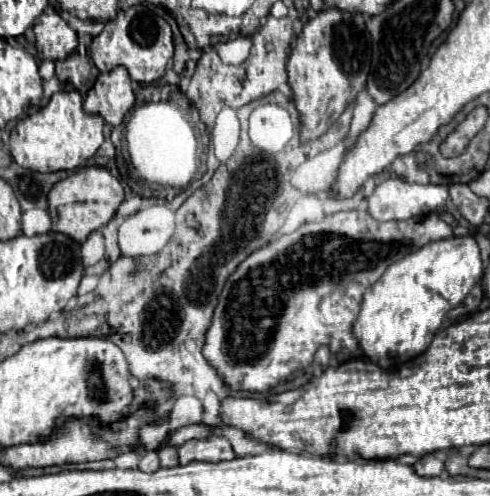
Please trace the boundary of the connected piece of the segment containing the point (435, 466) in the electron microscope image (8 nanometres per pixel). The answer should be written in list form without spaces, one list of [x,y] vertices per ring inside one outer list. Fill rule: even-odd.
[[[427,454],[423,458],[419,458],[413,466],[417,470],[417,474],[425,474],[425,476],[441,476],[445,470],[445,462],[441,460],[441,456],[435,454]]]

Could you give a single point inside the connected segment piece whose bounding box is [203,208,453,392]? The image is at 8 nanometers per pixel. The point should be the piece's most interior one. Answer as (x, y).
(304, 289)

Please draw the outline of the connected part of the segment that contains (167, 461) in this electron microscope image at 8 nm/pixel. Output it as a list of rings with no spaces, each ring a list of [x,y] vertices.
[[[165,446],[159,450],[159,460],[161,460],[161,466],[179,466],[179,460],[177,460],[177,450],[173,446]]]

